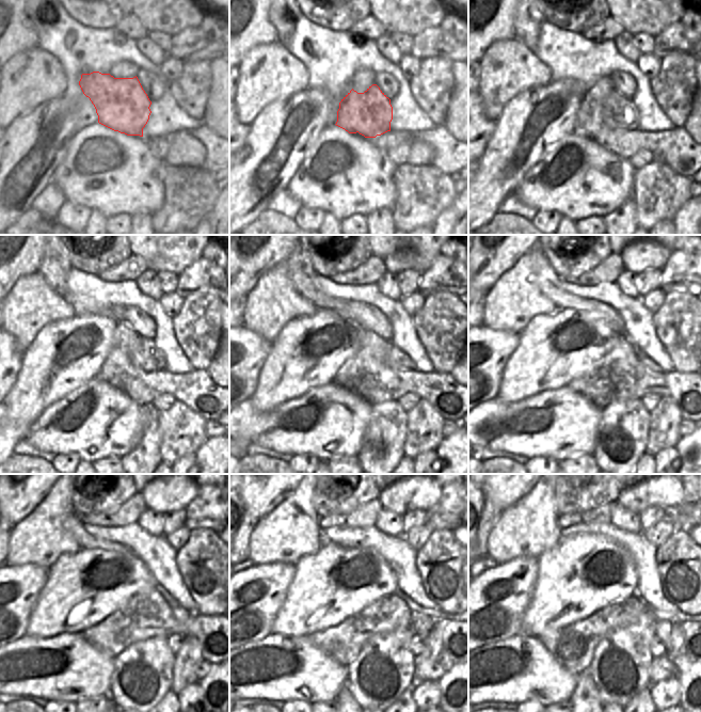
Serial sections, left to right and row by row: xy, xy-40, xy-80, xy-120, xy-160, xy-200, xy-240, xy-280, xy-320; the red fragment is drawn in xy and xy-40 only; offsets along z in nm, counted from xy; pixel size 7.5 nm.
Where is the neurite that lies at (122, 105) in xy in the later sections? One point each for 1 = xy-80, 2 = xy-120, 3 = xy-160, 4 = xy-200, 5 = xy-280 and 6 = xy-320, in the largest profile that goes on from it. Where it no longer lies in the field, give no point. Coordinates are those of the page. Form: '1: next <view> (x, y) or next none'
1: next xy-80 (617, 112)
2: next xy-120 (144, 353)
3: next xy-160 (377, 348)
4: next xy-200 (622, 349)
5: next xy-280 (421, 623)
6: next xy-320 (663, 628)

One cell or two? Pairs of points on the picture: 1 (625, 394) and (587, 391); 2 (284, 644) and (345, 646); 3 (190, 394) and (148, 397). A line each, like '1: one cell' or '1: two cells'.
1: two cells
2: two cells
3: one cell

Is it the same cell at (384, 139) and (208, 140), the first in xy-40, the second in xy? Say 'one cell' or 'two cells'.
one cell

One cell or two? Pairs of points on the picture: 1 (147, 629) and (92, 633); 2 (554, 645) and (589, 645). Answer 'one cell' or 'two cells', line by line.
1: two cells
2: one cell

